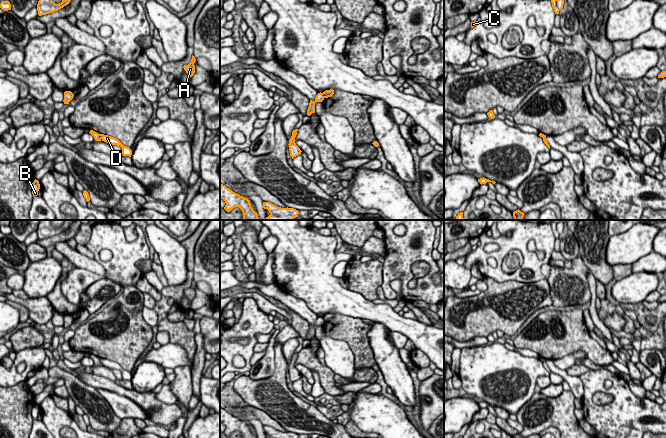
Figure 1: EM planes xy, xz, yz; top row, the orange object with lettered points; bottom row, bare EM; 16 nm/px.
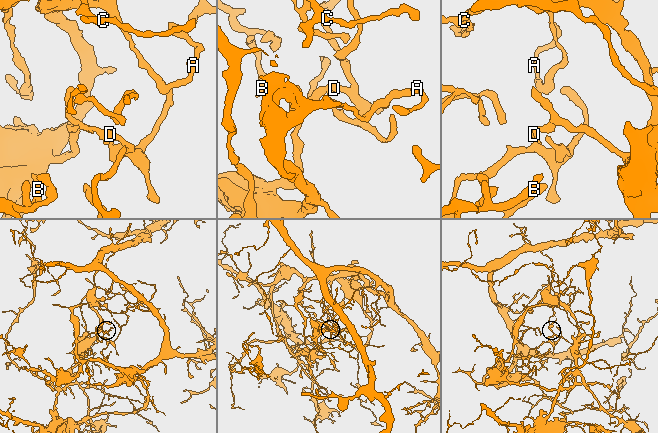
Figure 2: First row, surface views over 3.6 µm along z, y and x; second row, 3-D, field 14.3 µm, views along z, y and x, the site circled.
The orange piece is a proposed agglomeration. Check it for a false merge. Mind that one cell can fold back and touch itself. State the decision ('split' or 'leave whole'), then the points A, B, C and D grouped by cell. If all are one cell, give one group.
split; groups A C / B D

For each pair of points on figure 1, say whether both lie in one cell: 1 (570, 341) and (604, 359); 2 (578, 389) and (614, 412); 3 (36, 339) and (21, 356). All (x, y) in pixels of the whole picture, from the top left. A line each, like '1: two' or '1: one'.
1: one
2: two
3: two

